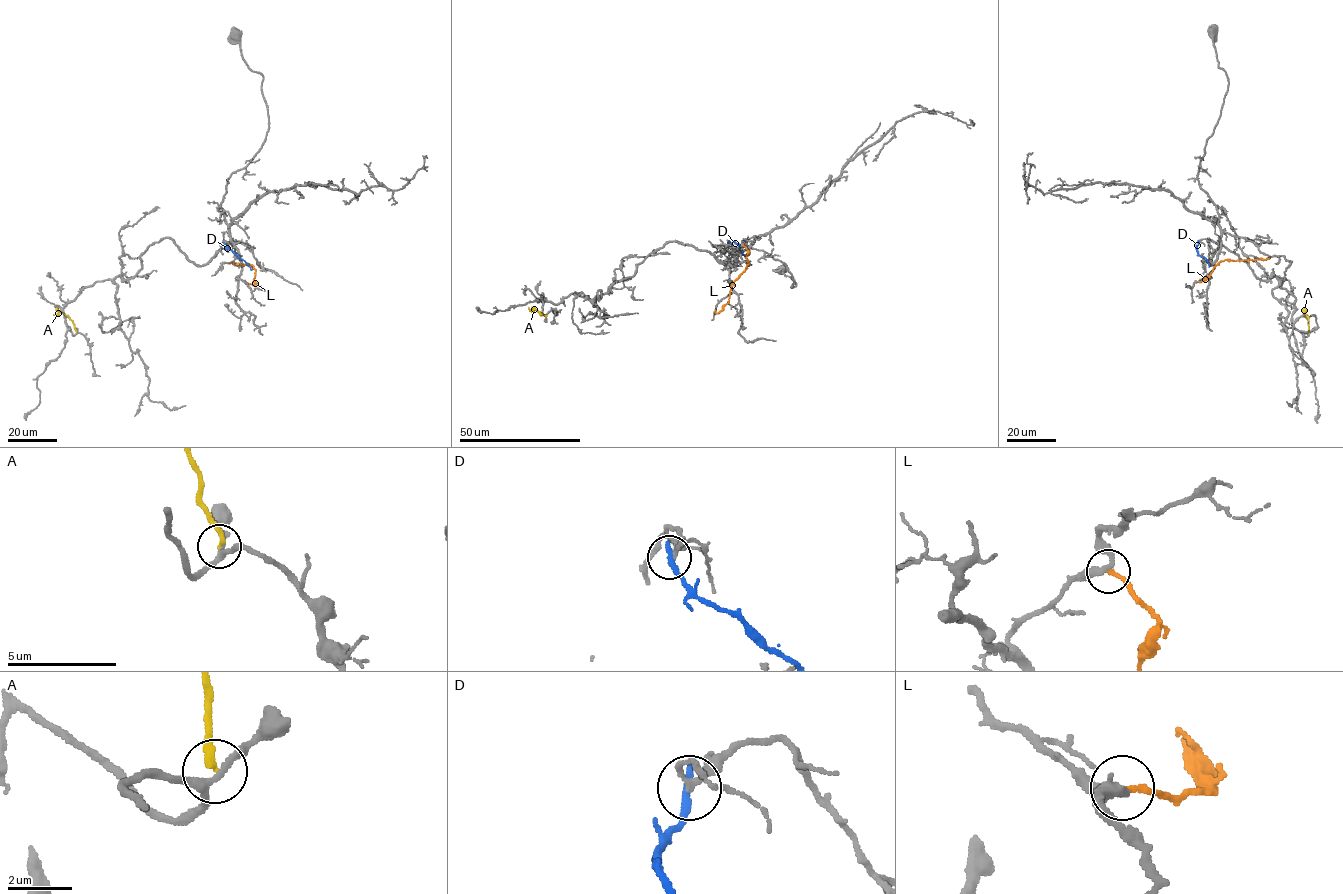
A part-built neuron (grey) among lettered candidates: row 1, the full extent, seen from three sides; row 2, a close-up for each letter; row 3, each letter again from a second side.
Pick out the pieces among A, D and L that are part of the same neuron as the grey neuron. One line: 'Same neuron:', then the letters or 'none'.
Same neuron: none

